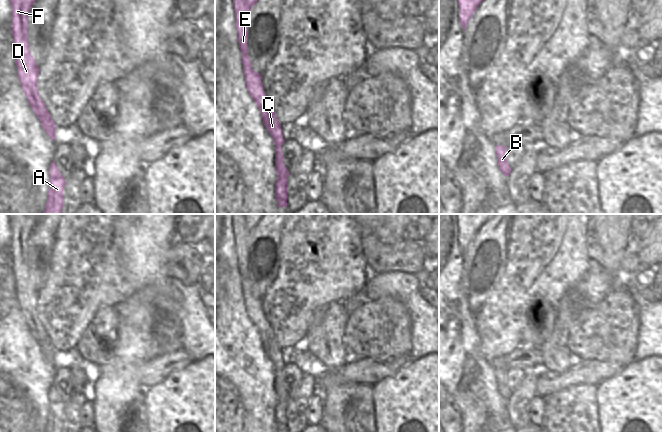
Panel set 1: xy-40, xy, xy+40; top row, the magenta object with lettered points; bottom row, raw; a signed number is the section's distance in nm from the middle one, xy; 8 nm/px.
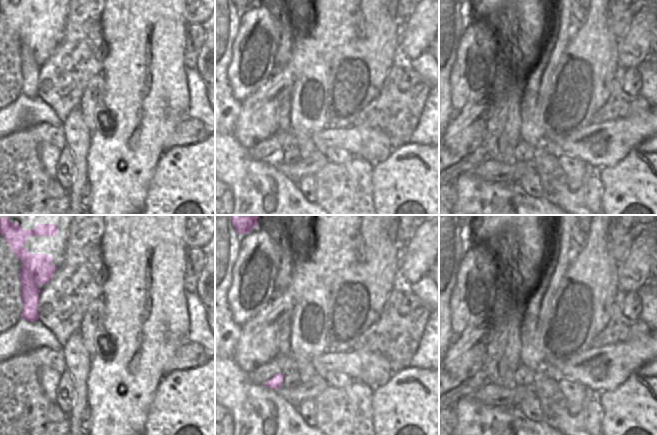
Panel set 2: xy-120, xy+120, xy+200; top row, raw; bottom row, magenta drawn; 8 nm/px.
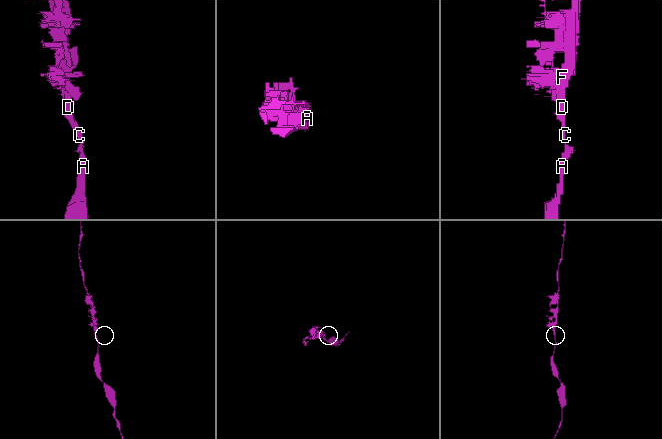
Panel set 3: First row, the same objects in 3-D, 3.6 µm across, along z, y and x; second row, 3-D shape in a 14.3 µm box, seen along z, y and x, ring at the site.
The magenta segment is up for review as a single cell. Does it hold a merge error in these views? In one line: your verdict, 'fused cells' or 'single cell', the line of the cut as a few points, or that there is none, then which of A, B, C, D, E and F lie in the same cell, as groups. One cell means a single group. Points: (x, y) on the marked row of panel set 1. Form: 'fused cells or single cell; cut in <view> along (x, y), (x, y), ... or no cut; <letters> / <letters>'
single cell; no cut; A B C D E F

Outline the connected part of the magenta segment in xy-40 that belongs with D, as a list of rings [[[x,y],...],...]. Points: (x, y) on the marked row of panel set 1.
[[[9,0],[11,4],[11,34],[15,50],[15,64],[21,88],[45,133],[55,140],[55,128],[45,104],[37,90],[39,67],[29,52],[27,40],[27,16],[35,0]]]

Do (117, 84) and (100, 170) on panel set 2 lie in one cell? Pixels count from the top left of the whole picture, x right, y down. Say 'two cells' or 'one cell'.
one cell

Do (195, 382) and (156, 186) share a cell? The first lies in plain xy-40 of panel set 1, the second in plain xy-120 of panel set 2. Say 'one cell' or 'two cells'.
one cell

